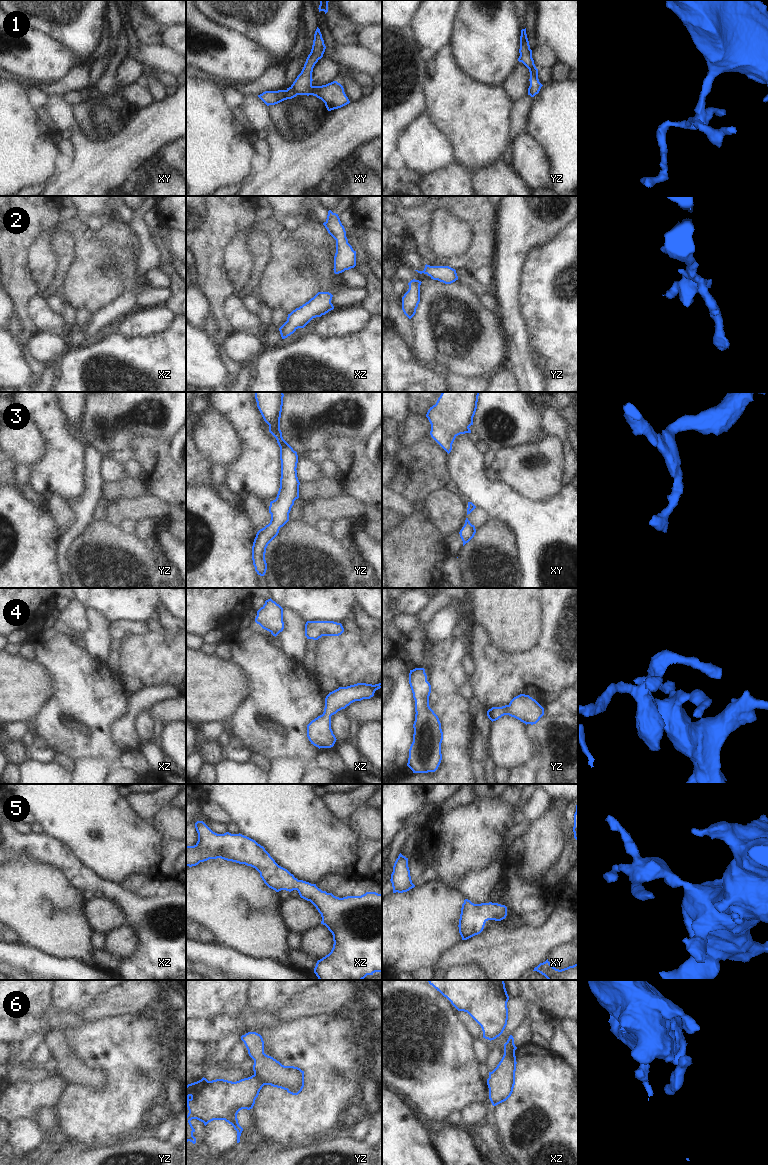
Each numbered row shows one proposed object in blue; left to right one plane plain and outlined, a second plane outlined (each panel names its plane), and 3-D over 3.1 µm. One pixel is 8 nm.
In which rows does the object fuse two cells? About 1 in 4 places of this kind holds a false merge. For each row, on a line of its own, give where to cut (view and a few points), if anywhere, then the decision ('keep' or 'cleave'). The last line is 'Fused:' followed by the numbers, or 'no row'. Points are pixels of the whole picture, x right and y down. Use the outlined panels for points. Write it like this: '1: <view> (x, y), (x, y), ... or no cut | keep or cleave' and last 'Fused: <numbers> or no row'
1: no cut | keep
2: no cut | keep
3: no cut | keep
4: no cut | keep
5: no cut | keep
6: yz (254, 1074), (264, 1084) | cleave
Fused: 6

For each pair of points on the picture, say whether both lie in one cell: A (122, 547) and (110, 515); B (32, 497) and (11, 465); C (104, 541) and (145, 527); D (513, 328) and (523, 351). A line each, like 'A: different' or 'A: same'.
A: different
B: same
C: different
D: same

